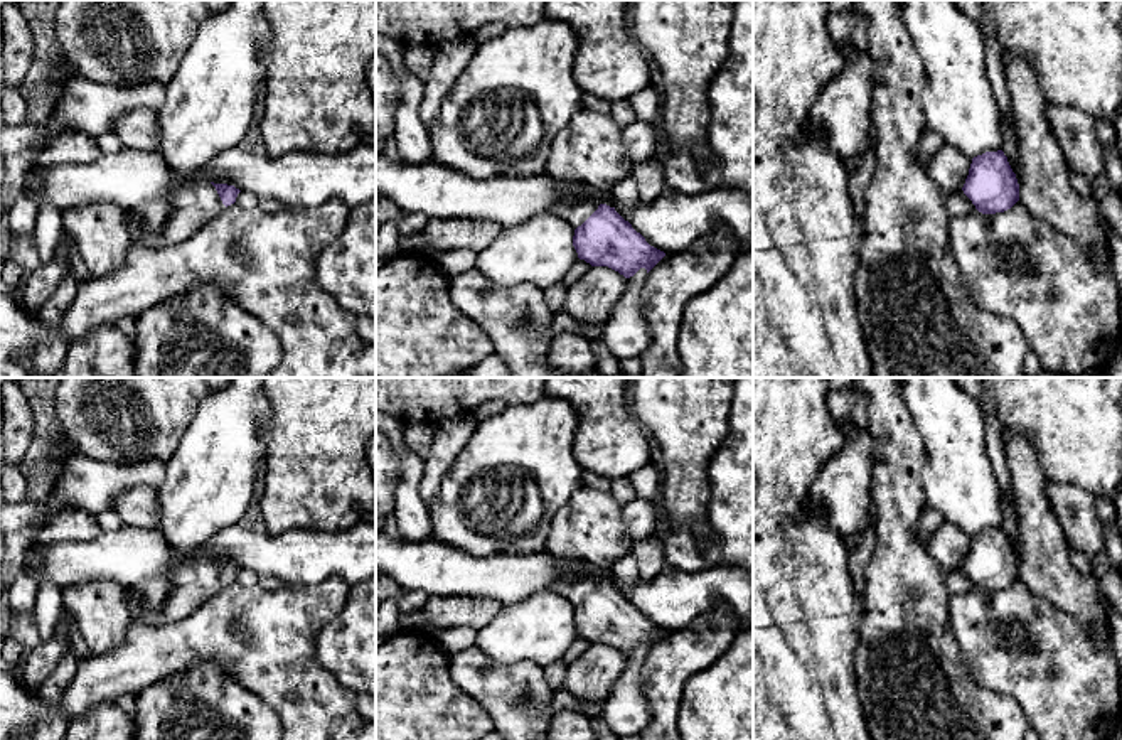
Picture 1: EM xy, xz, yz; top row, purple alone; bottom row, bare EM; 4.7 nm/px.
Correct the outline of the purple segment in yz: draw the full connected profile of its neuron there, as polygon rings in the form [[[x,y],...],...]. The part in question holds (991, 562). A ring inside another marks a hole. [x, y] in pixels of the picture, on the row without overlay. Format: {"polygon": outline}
{"polygon": [[[1002,528],[986,529],[972,536],[969,553],[962,566],[943,573],[945,588],[950,595],[974,588],[996,592],[1011,587],[1019,578],[1019,561]]]}

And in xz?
{"polygon": [[[564,561],[564,568],[581,576],[558,582],[551,590],[574,605],[573,624],[580,637],[591,644],[608,644],[630,656],[640,646],[649,651],[665,634],[664,629],[650,624],[615,585],[593,576],[590,565]]]}

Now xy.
{"polygon": [[[197,560],[177,566],[172,575],[172,590],[165,607],[158,614],[147,612],[126,590],[125,600],[131,620],[148,625],[167,625],[194,614],[211,597],[219,593],[227,583],[236,580],[241,568],[227,561]]]}

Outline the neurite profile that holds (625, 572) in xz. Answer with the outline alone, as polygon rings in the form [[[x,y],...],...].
[[[630,553],[630,555],[620,558],[612,566],[612,571],[613,571],[613,576],[615,576],[615,588],[625,598],[628,598],[628,590],[632,588],[632,585],[638,578],[638,568],[637,568],[635,556]]]

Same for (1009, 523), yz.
[[[1001,497],[1001,512],[1002,512],[1002,529],[1007,534],[1007,539],[1012,550],[1016,551],[1019,561],[1018,519],[1012,507],[1004,497]]]

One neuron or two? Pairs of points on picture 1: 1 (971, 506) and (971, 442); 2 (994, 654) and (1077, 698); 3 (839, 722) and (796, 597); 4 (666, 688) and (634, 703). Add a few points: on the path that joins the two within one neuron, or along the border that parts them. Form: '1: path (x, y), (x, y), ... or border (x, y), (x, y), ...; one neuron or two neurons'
1: path (971, 491), (971, 457); one neuron
2: path (1015, 656), (1025, 656), (1048, 680), (1057, 680); one neuron
3: path (809, 691), (796, 678), (796, 627); one neuron
4: border (646, 656), (641, 666), (641, 688), (649, 722); two neurons

